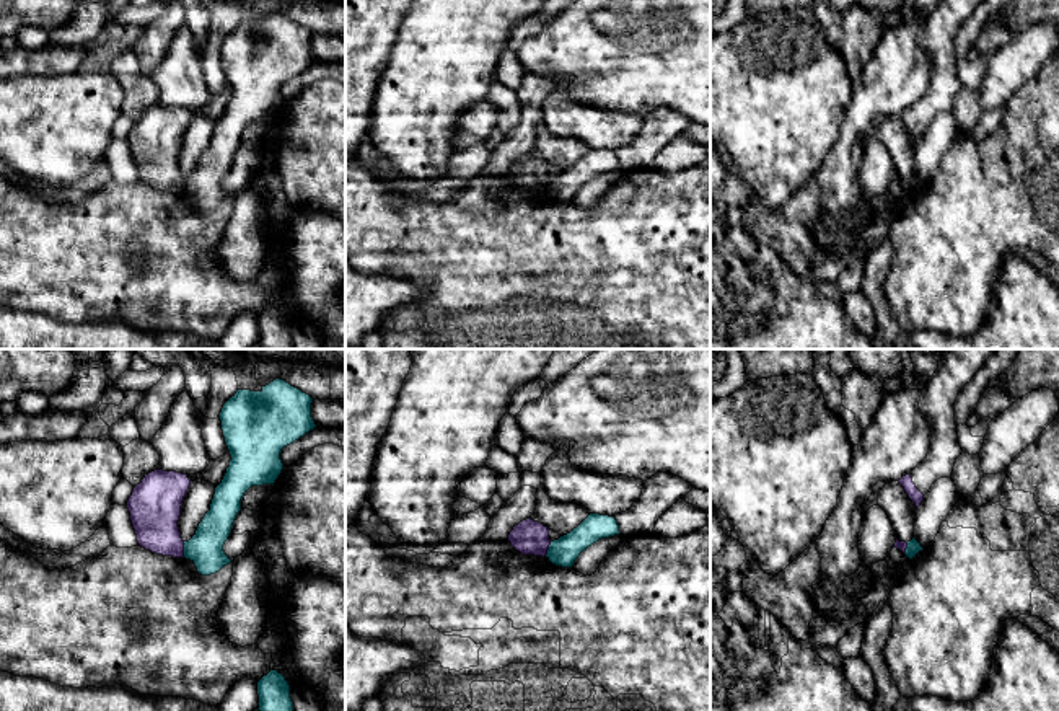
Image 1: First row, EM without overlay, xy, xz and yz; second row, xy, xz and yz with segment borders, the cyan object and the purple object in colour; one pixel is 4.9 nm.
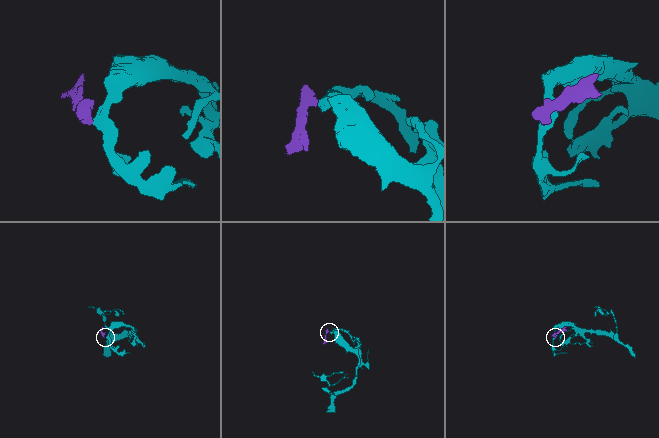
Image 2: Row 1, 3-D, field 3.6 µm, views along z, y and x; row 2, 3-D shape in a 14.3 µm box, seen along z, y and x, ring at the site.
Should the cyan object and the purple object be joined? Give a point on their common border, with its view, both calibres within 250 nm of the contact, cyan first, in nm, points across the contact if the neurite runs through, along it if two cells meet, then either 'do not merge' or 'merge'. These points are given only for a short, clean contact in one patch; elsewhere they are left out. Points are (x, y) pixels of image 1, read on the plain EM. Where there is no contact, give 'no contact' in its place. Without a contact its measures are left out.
meets cyan in xy at (184, 185); 180 nm thick on the cyan side, 240 nm on the other; border along xy (183, 176), (184, 191); do not merge

